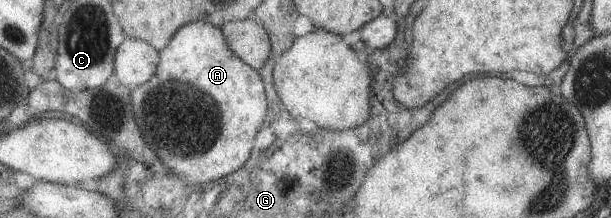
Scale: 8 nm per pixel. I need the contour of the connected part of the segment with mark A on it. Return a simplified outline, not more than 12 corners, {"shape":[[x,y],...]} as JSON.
{"shape":[[182,27],[132,89],[186,185],[245,167],[269,115],[220,27]]}

